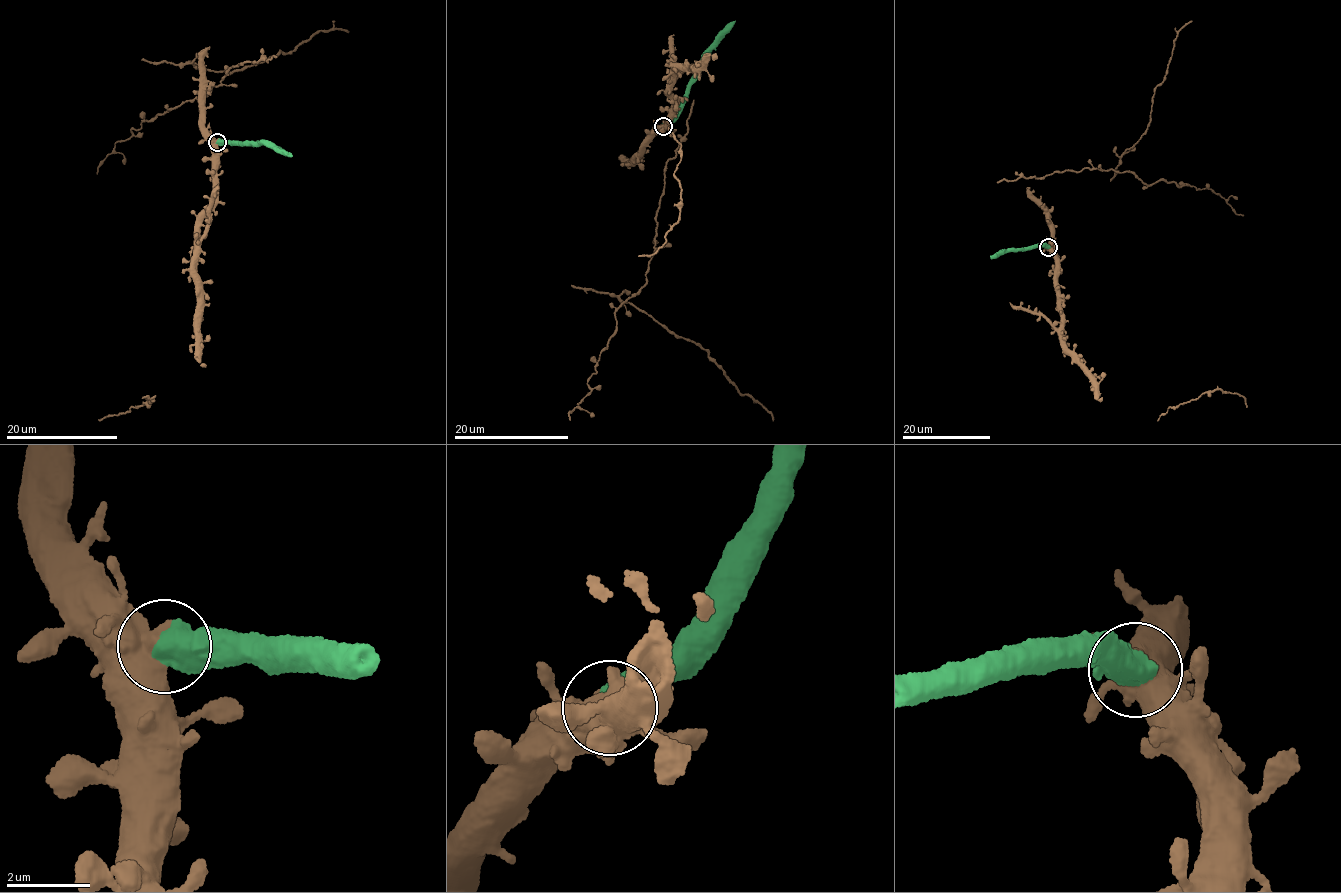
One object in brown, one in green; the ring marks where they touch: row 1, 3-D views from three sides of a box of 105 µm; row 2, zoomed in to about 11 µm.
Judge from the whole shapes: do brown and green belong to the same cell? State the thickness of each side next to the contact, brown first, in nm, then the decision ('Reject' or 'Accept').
Thickness 700 nm (brown) against 750 nm. Reject

